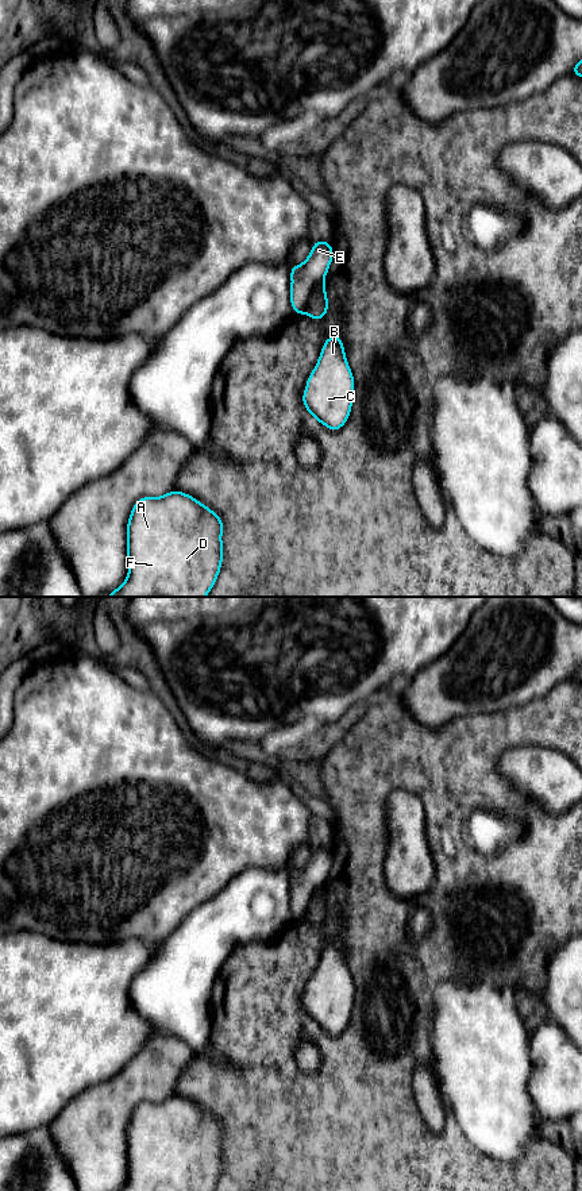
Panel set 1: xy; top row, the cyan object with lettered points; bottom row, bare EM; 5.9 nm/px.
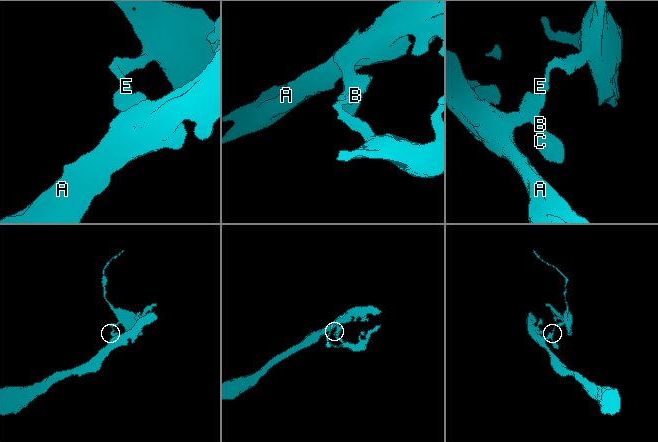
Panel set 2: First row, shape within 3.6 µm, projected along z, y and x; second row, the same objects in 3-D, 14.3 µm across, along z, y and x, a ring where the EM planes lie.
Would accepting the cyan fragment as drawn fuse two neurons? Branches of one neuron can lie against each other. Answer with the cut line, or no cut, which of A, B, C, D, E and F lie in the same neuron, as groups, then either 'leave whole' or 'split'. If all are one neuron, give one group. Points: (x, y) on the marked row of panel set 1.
cut xy (323, 282), (312, 292), (303, 312); groups A B C D F / E; split

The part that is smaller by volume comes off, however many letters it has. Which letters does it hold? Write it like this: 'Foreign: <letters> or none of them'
Foreign: E

